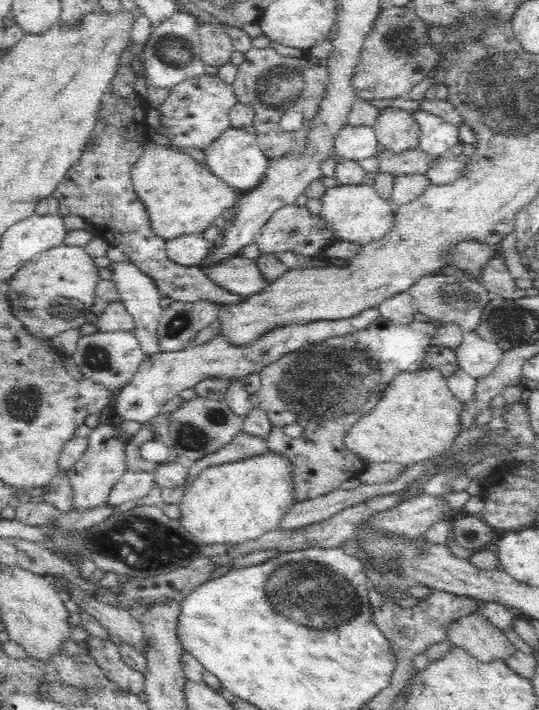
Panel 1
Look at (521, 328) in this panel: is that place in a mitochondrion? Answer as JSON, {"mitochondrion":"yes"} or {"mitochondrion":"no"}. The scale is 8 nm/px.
{"mitochondrion":"yes"}

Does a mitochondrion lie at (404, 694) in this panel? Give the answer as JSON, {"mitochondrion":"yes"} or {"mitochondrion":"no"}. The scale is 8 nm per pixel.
{"mitochondrion":"no"}

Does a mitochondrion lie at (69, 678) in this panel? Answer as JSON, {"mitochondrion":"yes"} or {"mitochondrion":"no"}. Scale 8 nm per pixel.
{"mitochondrion":"no"}

